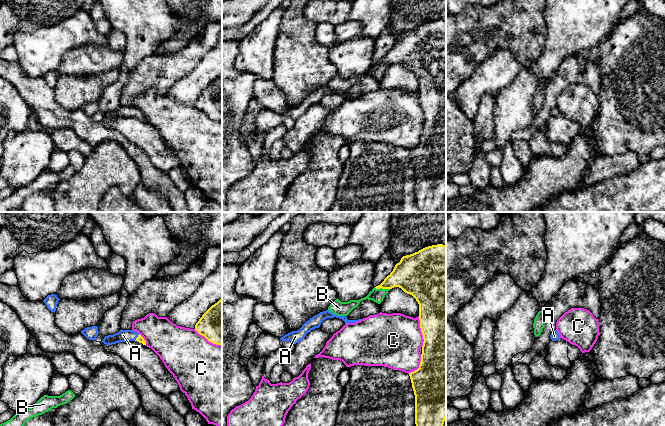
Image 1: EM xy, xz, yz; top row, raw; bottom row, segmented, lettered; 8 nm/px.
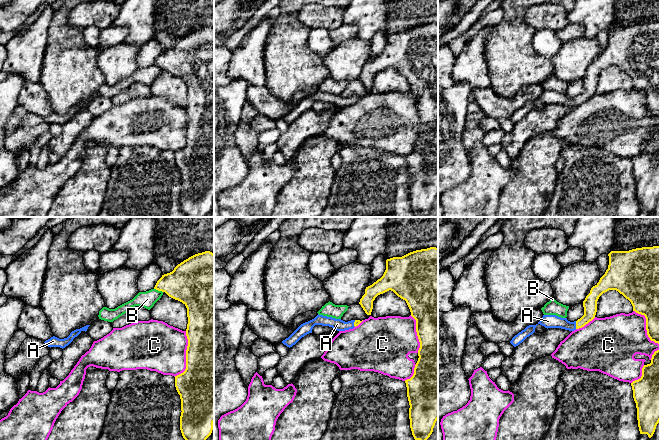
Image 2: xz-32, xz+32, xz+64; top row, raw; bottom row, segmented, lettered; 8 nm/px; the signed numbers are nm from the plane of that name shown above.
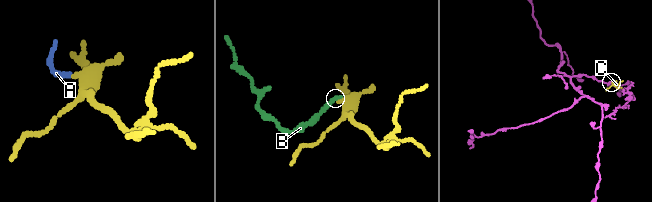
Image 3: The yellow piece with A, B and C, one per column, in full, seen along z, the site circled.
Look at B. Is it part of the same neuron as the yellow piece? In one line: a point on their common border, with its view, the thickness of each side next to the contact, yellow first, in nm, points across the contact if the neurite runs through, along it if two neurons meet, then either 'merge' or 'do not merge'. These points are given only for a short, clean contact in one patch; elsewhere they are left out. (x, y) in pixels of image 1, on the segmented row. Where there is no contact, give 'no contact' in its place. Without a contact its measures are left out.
meets yellow in xz at (382, 288); 260 nm thick on the yellow side, 110 nm on the other; border along xz (374, 287), (389, 289); do not merge

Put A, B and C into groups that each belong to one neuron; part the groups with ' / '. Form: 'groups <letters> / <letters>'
groups A / B / C

